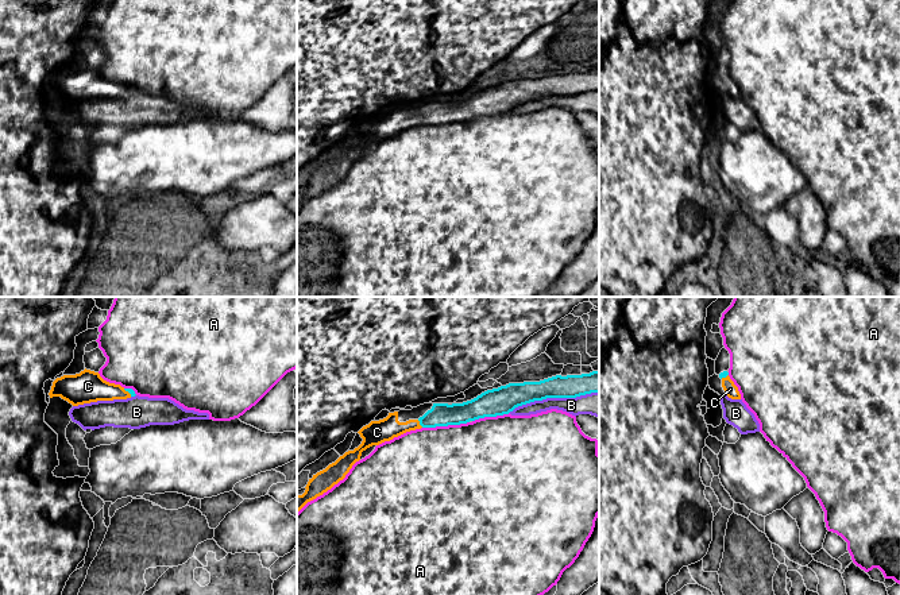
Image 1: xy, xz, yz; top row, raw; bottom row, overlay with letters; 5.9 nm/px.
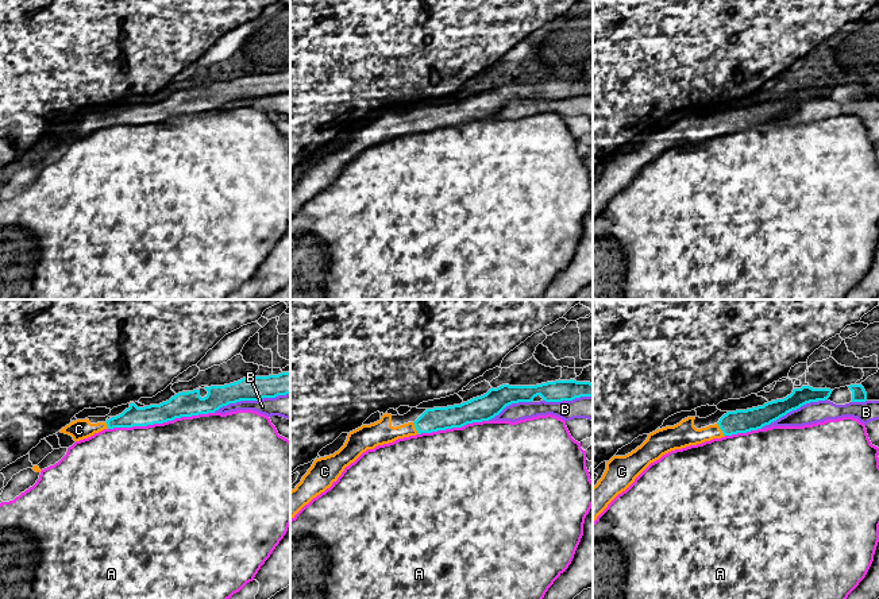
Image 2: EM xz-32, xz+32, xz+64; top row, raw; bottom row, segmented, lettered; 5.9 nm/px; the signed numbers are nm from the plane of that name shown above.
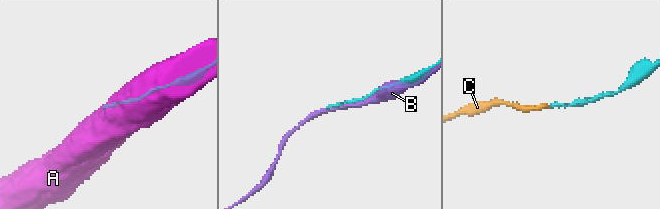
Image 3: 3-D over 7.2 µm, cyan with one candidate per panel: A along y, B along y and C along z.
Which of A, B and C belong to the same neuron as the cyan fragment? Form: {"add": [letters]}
{"add": ["C"]}

